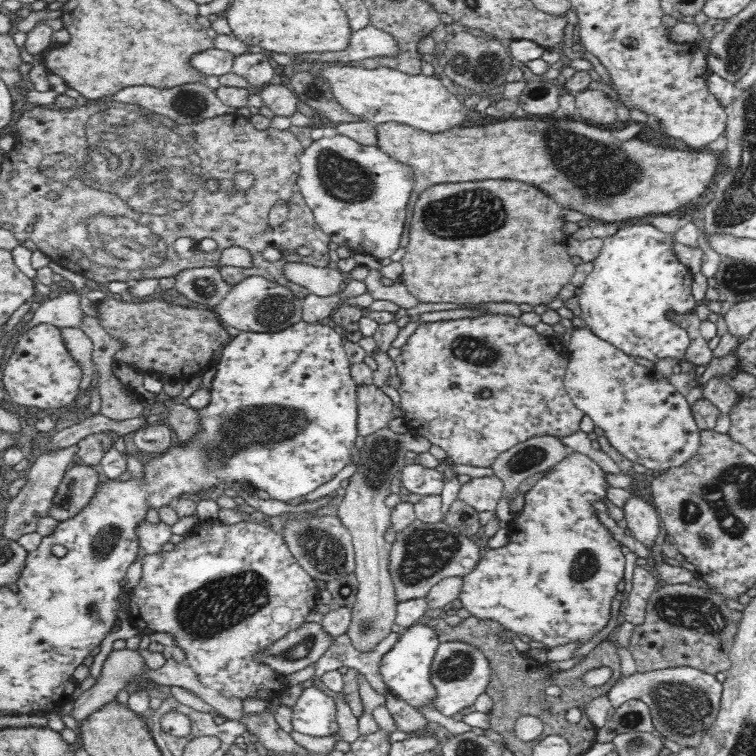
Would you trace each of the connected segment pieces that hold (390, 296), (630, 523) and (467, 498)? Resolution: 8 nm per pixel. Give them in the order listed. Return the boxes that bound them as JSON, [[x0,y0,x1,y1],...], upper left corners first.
[[363,272,419,308],[621,495,661,550],[458,475,504,512]]

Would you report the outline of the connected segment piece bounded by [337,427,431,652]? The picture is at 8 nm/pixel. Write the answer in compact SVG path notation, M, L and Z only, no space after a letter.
M388 427L363 438L364 443L359 445L360 460L356 464L356 472L348 478L348 486L338 506L337 516L351 534L355 551L355 575L359 582L346 635L356 650L368 652L374 650L391 633L399 603L388 571L390 552L386 550L384 533L388 526L392 526L392 508L386 506L385 500L391 495L392 480L406 467L406 452L429 452L431 443L424 436L414 436L412 432L396 434Z

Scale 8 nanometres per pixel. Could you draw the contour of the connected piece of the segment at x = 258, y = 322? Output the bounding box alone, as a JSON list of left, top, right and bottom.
[212,275,303,332]

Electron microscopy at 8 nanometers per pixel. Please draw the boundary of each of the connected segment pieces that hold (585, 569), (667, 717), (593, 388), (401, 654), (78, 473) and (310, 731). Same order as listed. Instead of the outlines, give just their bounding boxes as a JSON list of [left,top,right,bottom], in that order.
[[459,452,625,648],[607,666,722,748],[564,328,700,473],[380,622,441,709],[49,463,100,522],[291,686,338,737]]

